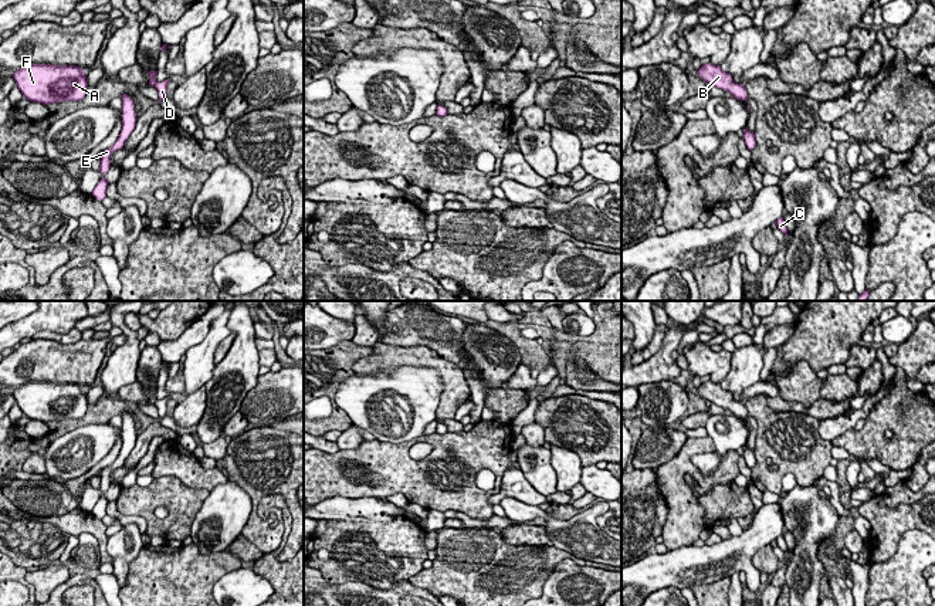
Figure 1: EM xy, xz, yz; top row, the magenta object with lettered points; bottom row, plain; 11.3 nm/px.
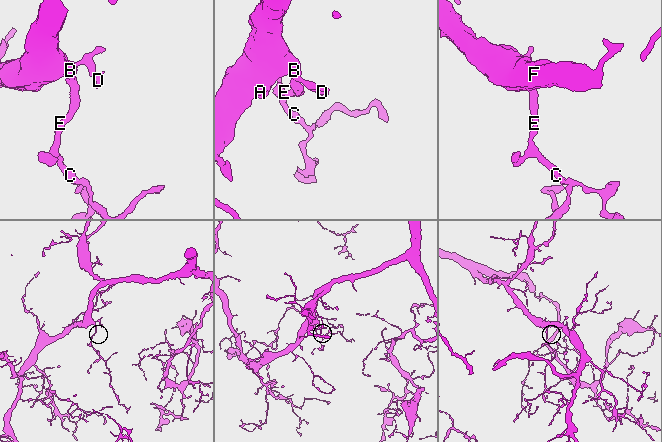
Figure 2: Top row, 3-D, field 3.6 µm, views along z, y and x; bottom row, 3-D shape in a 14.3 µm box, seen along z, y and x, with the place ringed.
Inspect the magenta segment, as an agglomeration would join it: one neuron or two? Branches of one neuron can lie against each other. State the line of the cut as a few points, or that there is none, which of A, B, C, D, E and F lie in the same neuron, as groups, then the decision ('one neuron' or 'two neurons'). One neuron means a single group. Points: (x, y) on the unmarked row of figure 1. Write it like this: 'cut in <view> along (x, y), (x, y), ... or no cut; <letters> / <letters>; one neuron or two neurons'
no cut; A B C D E F; one neuron

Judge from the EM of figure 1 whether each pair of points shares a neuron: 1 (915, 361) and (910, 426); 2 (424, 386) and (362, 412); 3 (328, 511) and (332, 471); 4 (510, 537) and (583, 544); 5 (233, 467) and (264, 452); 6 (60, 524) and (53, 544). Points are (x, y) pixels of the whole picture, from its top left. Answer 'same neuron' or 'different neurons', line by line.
1: different neurons
2: same neuron
3: different neurons
4: different neurons
5: same neuron
6: same neuron

